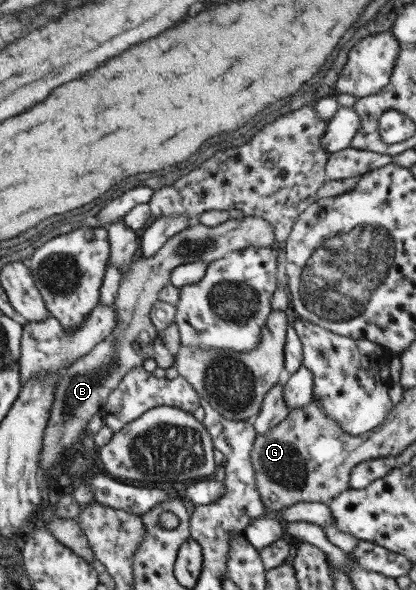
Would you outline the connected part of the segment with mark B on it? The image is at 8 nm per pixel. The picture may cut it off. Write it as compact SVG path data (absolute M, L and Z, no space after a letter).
M260 217L229 218L216 227L205 227L193 223L188 229L172 235L150 258L134 260L130 271L121 278L113 304L116 324L109 336L88 350L60 373L60 379L53 393L48 419L43 429L39 455L38 481L47 482L46 470L54 463L66 458L72 444L81 438L88 420L99 411L108 394L118 385L121 377L132 368L141 367L145 359L153 359L154 341L160 337L149 318L149 311L158 300L158 291L170 281L170 273L178 266L194 262L206 262L225 257L226 253L246 247L276 246L272 227Z

